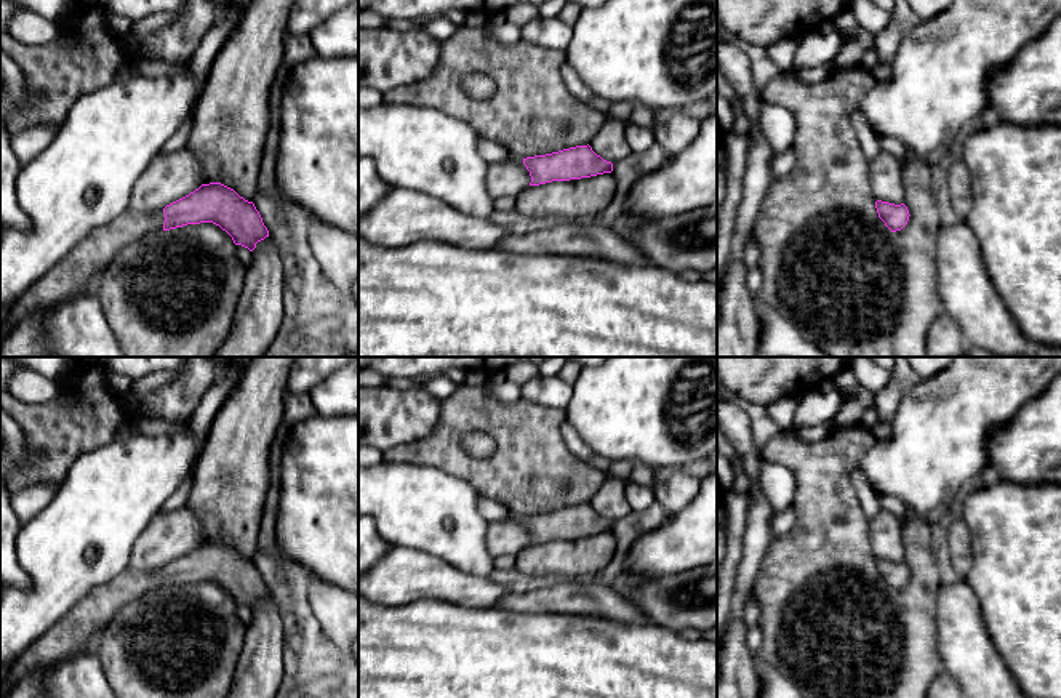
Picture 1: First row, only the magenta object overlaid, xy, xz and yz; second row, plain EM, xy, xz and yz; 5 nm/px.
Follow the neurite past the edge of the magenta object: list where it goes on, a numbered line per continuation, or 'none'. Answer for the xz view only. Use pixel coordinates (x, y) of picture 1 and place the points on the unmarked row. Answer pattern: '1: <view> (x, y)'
none

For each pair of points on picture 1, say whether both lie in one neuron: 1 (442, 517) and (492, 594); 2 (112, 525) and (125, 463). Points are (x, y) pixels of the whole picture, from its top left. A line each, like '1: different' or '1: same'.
1: different
2: same

